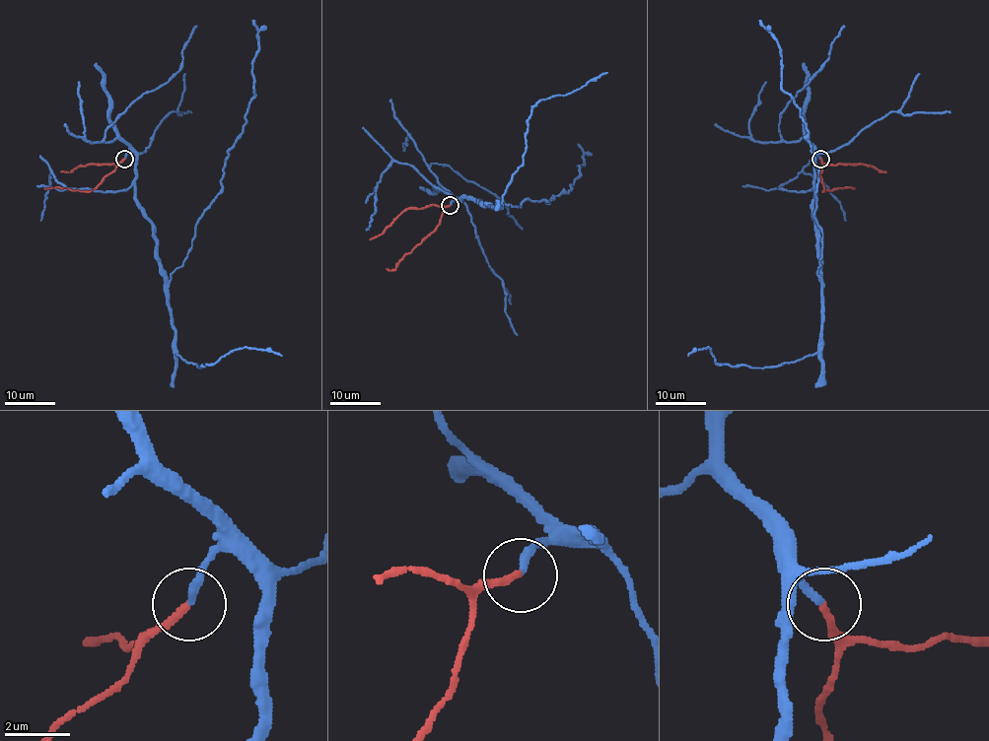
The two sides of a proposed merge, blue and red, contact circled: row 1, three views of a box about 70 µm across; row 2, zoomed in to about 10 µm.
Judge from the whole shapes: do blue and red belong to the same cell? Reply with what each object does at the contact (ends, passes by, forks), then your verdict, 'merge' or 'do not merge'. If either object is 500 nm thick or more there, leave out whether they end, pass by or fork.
blue ends | red ends | merge

